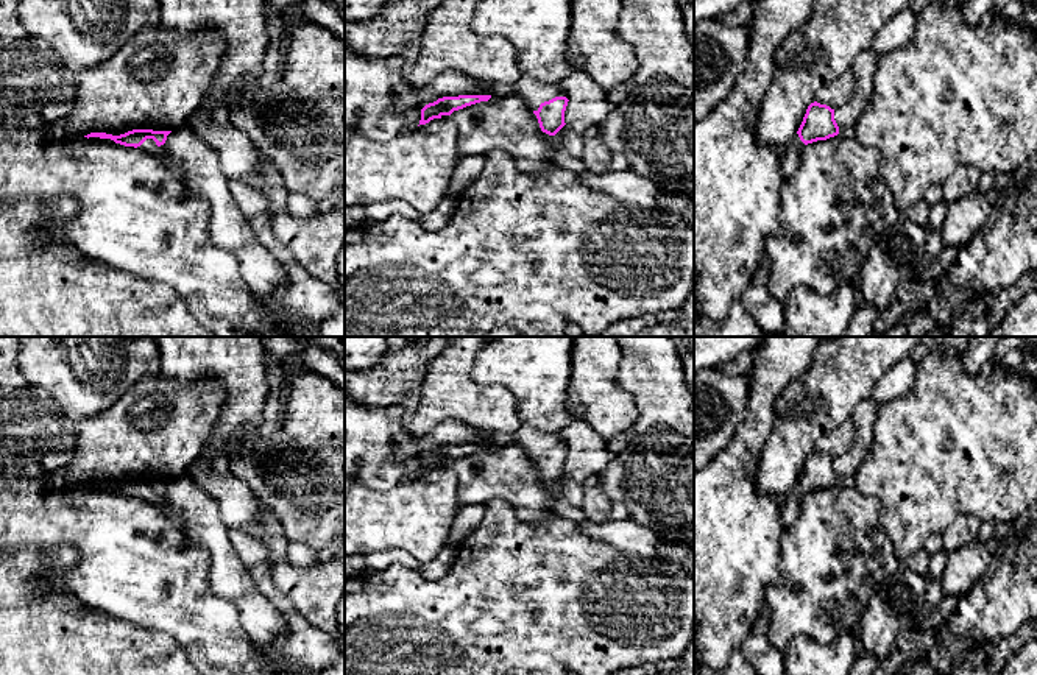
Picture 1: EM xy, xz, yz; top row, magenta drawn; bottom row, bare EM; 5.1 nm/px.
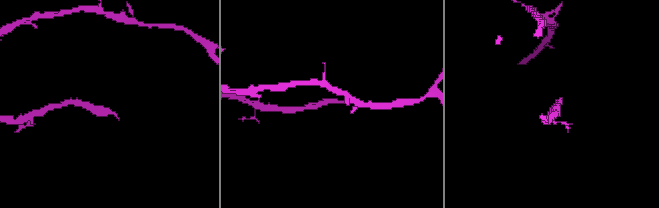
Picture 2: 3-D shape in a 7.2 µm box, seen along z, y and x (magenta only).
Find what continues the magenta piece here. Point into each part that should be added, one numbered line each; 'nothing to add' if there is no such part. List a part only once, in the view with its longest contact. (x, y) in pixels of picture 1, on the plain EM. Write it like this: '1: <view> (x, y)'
1: xy (184, 501)

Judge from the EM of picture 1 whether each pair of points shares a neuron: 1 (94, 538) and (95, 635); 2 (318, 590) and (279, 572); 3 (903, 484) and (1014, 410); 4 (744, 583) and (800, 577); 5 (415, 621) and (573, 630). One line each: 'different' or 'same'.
1: different
2: same
3: same
4: different
5: same

